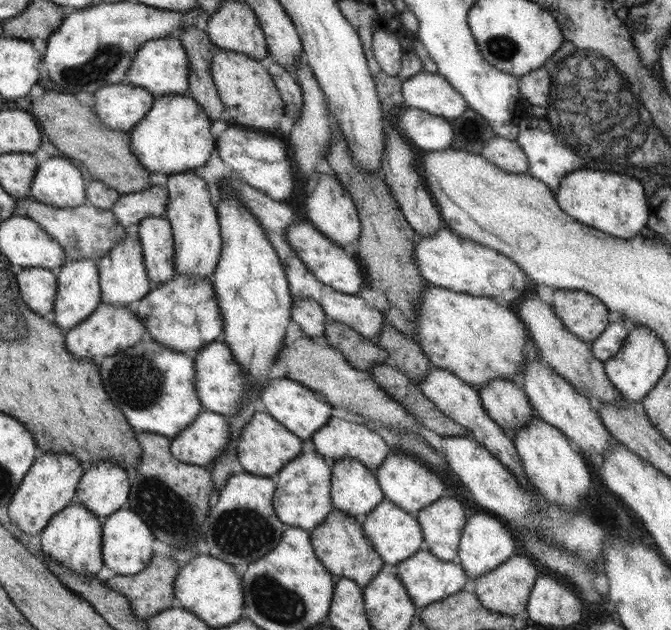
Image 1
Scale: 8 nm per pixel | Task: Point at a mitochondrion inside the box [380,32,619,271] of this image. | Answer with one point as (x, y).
(503, 48)

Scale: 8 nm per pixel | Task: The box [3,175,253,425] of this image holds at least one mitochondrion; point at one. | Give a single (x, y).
(138, 382)

